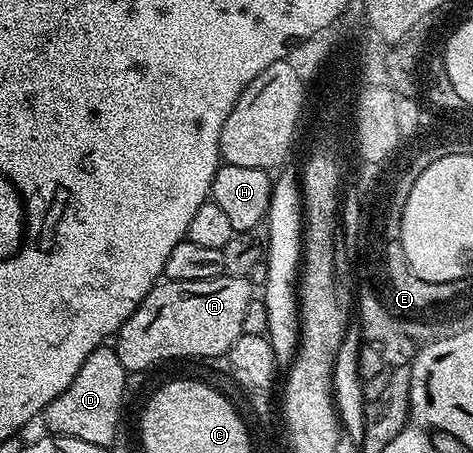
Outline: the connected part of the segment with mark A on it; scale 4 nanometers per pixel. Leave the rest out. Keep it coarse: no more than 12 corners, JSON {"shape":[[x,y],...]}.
{"shape":[[249,278],[158,282],[124,321],[128,373],[225,356]]}

